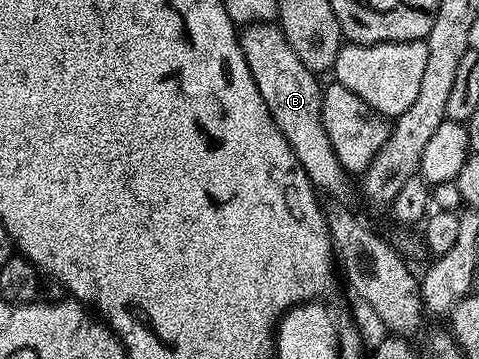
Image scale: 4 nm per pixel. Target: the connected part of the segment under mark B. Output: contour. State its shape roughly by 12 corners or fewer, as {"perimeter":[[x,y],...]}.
{"perimeter":[[272,22],[242,53],[311,184],[349,180],[323,123],[323,87]]}

